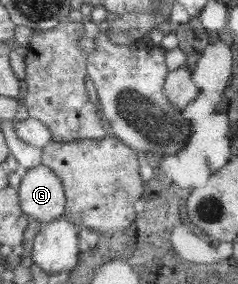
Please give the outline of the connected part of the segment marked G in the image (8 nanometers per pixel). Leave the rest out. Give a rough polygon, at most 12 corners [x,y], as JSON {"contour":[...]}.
{"contour":[[43,164],[23,170],[24,214],[43,224],[64,215],[65,192]]}

